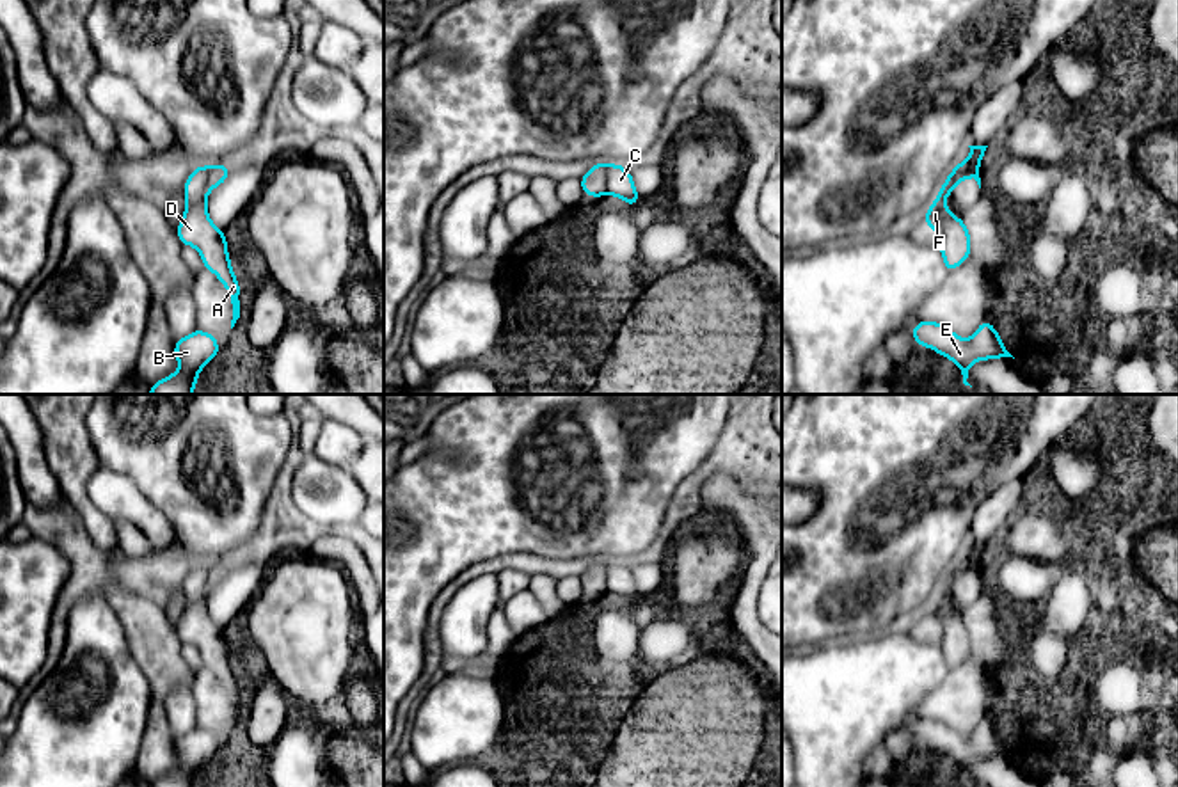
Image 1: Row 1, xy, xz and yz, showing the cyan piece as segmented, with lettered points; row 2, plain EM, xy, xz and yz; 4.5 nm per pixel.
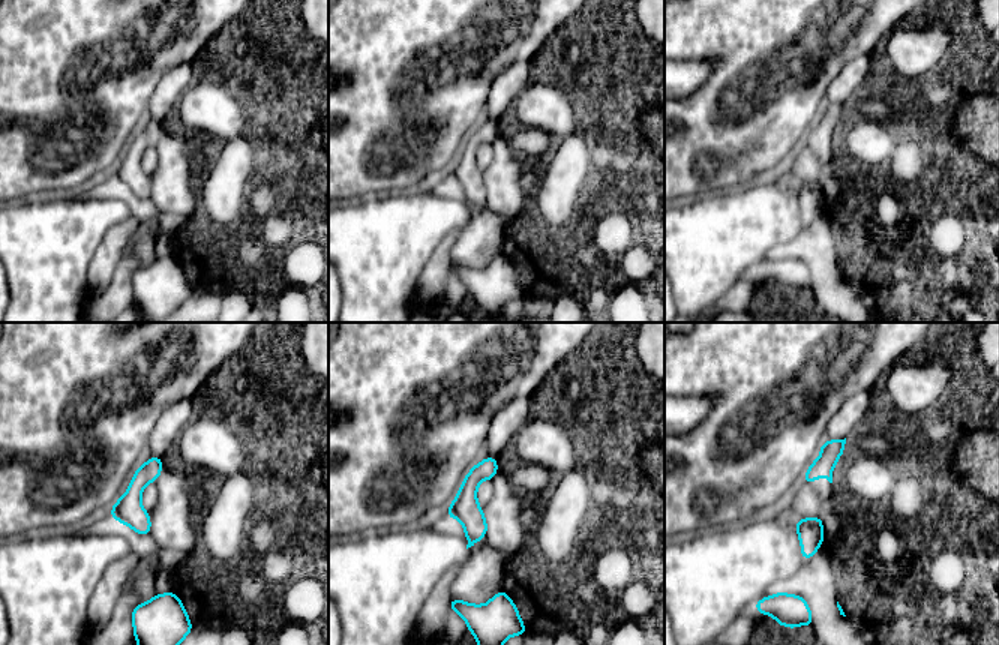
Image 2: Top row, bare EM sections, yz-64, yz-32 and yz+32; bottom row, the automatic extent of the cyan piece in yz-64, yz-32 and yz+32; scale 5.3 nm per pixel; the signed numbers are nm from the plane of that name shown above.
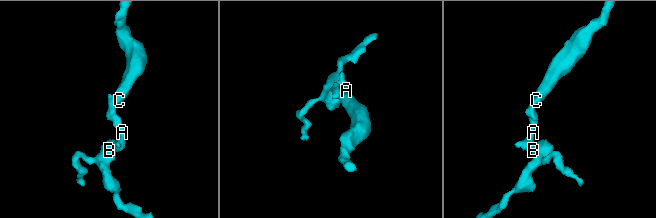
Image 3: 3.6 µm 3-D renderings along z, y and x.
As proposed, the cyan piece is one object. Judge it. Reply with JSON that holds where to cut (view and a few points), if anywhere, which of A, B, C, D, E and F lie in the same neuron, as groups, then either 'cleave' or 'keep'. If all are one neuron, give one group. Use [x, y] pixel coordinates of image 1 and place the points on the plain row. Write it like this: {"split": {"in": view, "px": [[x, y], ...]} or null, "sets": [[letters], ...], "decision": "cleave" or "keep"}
{"split": {"in": "xz", "px": [[604, 564], [606, 590]]}, "sets": [["A", "B", "D", "E", "F"], ["C"]], "decision": "cleave"}

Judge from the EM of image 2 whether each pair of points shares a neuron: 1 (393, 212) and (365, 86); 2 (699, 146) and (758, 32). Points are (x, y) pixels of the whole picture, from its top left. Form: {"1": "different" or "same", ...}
{"1": "different", "2": "same"}

